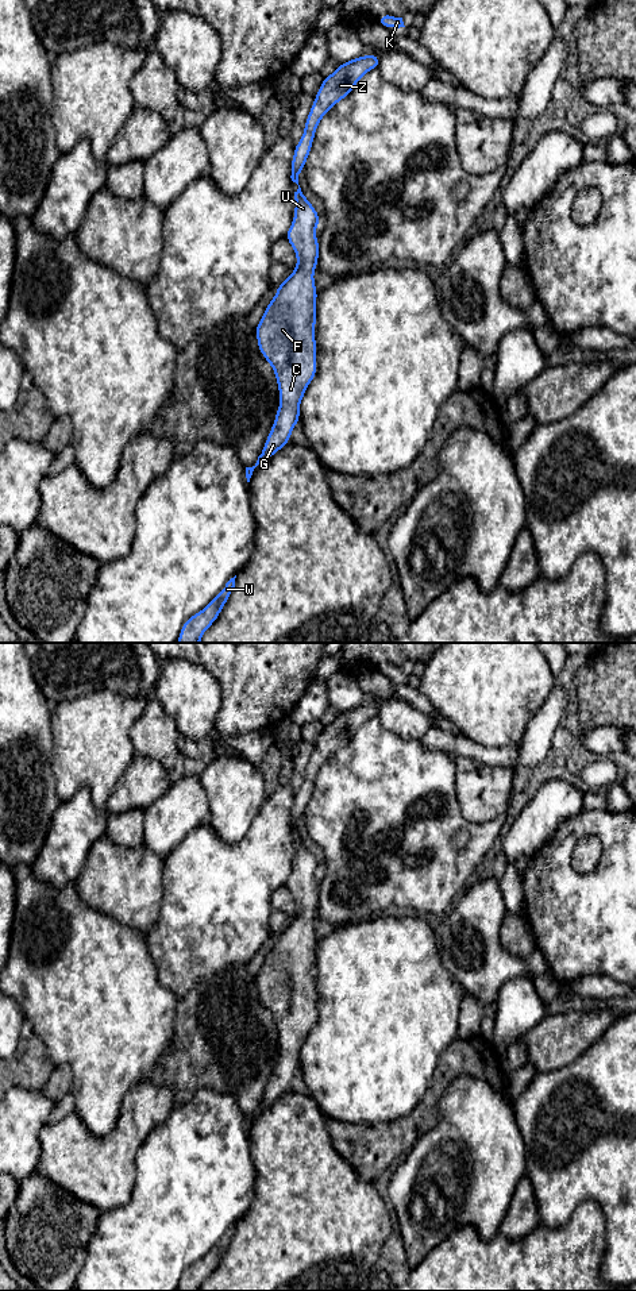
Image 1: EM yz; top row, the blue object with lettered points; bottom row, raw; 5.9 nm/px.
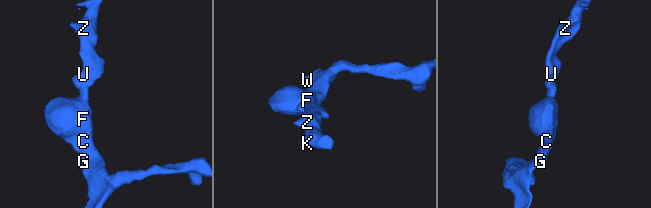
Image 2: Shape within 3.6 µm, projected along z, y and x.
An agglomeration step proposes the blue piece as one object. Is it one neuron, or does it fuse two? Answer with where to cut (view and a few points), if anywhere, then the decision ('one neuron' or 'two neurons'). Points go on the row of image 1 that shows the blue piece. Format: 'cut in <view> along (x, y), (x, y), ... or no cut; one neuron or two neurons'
no cut; one neuron

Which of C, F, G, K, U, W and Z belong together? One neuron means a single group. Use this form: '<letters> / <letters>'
C F G K U W Z

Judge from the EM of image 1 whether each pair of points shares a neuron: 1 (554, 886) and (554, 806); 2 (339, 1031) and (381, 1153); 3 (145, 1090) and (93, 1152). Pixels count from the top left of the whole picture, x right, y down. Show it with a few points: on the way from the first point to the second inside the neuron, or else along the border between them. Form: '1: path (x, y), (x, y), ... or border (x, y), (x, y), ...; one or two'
1: border (578, 813), (569, 817), (534, 854); two
2: border (401, 1117), (390, 1122), (373, 1124), (339, 1121); two
3: path (143, 1108), (137, 1118), (111, 1144); one

